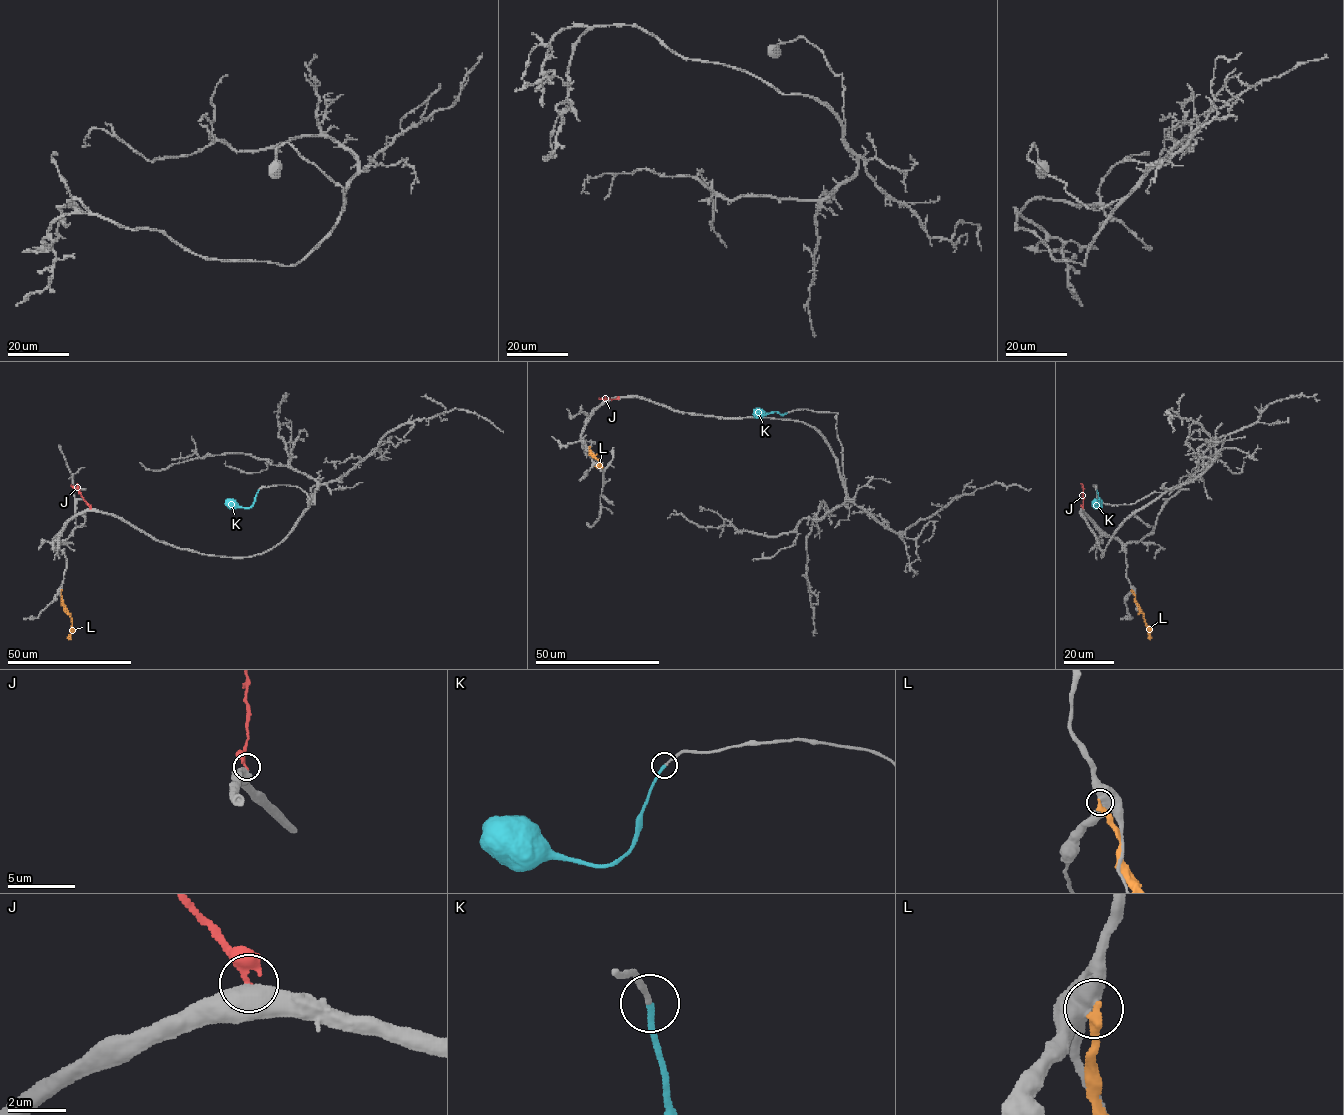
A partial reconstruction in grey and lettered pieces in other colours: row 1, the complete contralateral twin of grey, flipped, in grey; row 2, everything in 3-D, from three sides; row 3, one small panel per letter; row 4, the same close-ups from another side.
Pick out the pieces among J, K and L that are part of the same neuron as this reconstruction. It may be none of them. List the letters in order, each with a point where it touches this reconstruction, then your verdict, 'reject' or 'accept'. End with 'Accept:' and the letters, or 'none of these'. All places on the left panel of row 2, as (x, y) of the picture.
J: meets grey at (90, 508); reject
K: meets grey at (259, 489); accept
L: meets grey at (61, 589); reject
Accept: K

